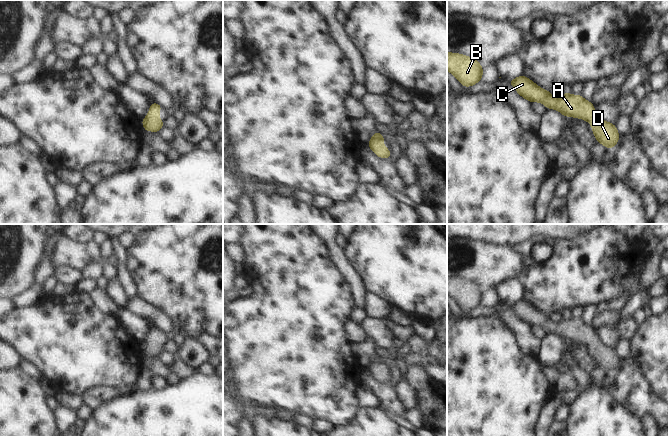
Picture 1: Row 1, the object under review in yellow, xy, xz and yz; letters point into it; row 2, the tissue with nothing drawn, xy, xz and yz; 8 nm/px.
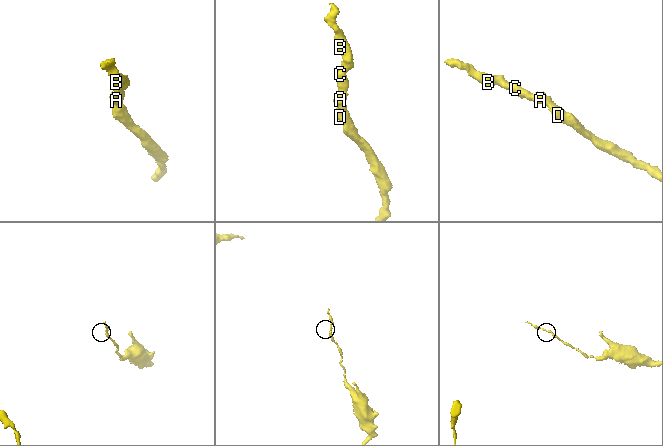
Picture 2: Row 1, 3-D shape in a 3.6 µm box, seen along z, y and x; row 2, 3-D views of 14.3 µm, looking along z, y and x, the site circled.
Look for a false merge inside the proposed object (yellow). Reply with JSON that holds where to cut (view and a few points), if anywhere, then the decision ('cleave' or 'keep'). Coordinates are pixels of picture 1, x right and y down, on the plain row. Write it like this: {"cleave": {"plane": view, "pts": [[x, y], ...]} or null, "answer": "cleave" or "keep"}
{"cleave": null, "answer": "keep"}

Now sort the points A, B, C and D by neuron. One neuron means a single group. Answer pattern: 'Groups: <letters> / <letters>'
Groups: A B C D.

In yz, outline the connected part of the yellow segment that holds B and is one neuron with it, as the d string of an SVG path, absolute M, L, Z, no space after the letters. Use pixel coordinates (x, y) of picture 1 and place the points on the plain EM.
M447 276L447 294L452 297L463 311L473 310L481 305L483 291L472 282L459 277Z

